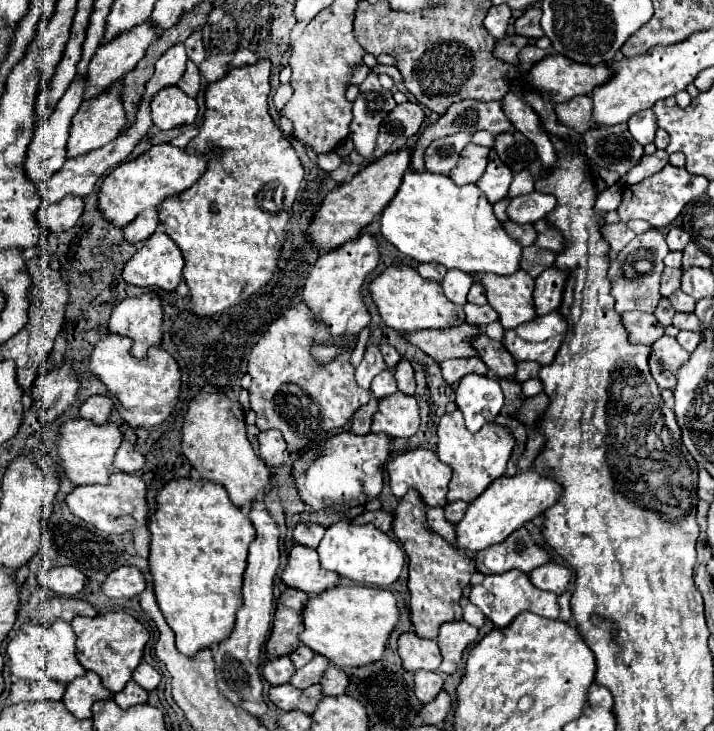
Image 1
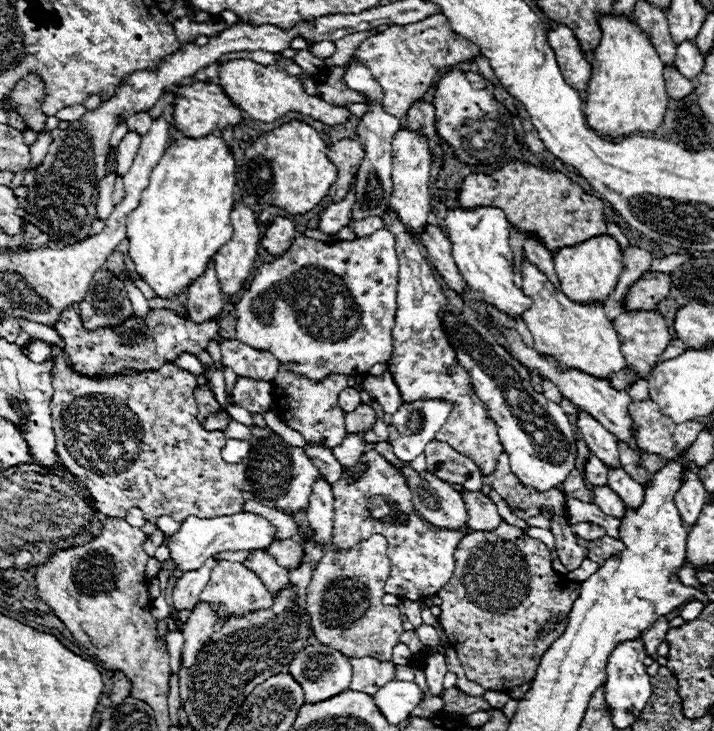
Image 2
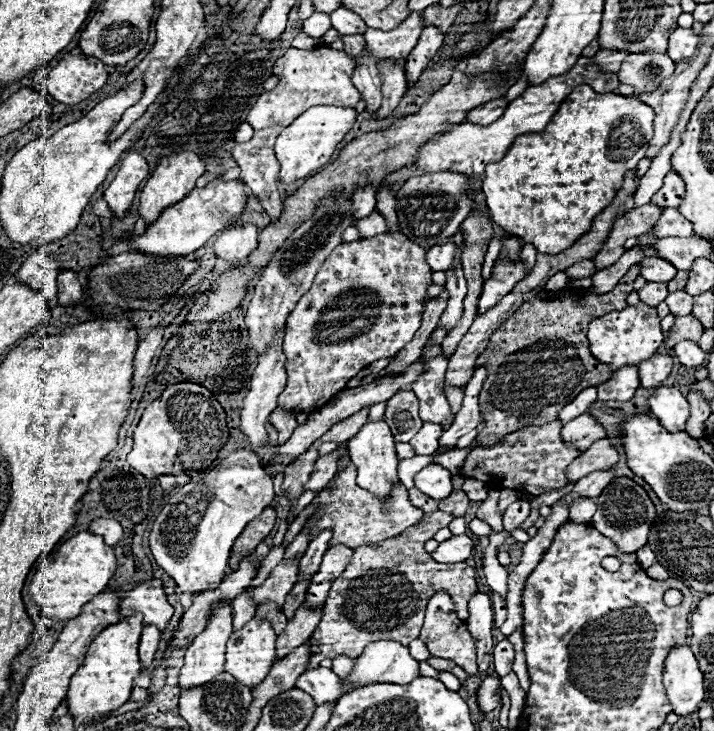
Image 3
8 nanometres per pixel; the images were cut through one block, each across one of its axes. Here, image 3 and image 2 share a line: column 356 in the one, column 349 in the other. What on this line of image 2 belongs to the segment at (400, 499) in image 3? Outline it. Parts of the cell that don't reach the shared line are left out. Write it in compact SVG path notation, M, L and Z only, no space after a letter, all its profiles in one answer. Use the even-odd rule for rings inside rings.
M376 450L364 454L368 470L364 476L348 484L346 474L332 486L334 492L334 524L332 524L332 544L338 548L348 548L366 540L372 534L382 534L388 540L388 558L390 558L390 576L384 590L408 600L422 600L436 594L454 574L454 550L458 542L468 534L468 528L448 530L436 528L420 518L412 506L412 492L404 490L404 476L380 456Z

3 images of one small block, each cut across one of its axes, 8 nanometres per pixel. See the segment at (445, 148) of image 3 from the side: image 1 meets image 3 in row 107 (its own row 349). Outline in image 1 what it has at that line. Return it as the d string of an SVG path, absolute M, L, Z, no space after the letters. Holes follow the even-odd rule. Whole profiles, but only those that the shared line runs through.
M554 310L546 316L538 316L532 324L524 324L524 328L505 330L502 345L514 360L534 360L546 366L554 362L566 334L568 322Z

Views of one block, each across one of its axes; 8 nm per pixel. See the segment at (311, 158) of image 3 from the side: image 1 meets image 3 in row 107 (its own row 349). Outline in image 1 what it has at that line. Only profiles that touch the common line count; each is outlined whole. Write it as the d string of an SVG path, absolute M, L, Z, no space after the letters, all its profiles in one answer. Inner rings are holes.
M314 346L314 348L312 348L312 354L316 356L316 360L318 360L320 364L326 364L328 360L336 358L338 346Z

